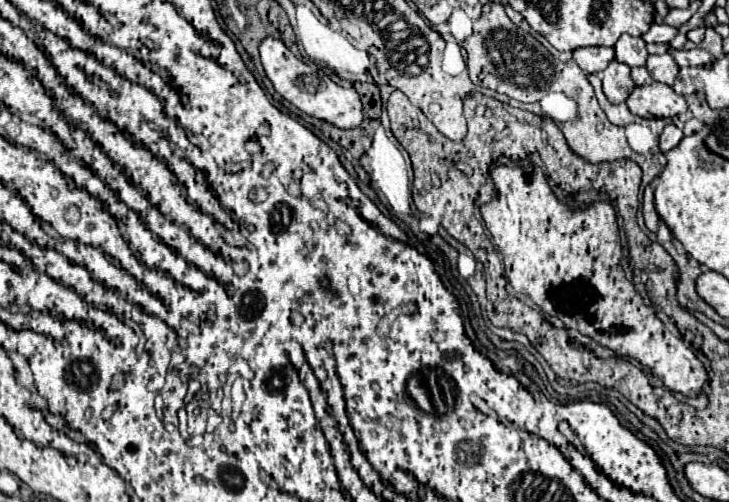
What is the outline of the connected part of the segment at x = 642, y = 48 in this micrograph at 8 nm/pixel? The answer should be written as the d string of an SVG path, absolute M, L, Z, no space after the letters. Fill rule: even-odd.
M622 34L614 44L616 60L628 66L644 66L646 64L646 42L642 38L634 38L630 34Z

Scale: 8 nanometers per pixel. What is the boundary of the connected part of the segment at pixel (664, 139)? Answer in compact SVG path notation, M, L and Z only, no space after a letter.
M668 122L666 128L664 128L664 132L660 134L660 150L666 154L668 150L672 150L682 140L682 136L684 136L682 130L676 128L672 122Z

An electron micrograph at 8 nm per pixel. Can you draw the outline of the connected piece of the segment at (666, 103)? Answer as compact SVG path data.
M662 82L634 88L626 104L630 112L640 118L664 118L666 120L688 110L686 100Z

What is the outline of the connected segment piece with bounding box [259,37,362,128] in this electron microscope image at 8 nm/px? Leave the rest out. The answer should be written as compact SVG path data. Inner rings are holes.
M272 37L265 38L259 46L260 60L266 76L274 84L274 90L292 102L296 108L306 112L308 116L326 120L338 128L354 128L362 122L362 104L360 96L356 94L354 88L342 88L334 84L324 70L310 66L302 60L298 60L280 39Z

